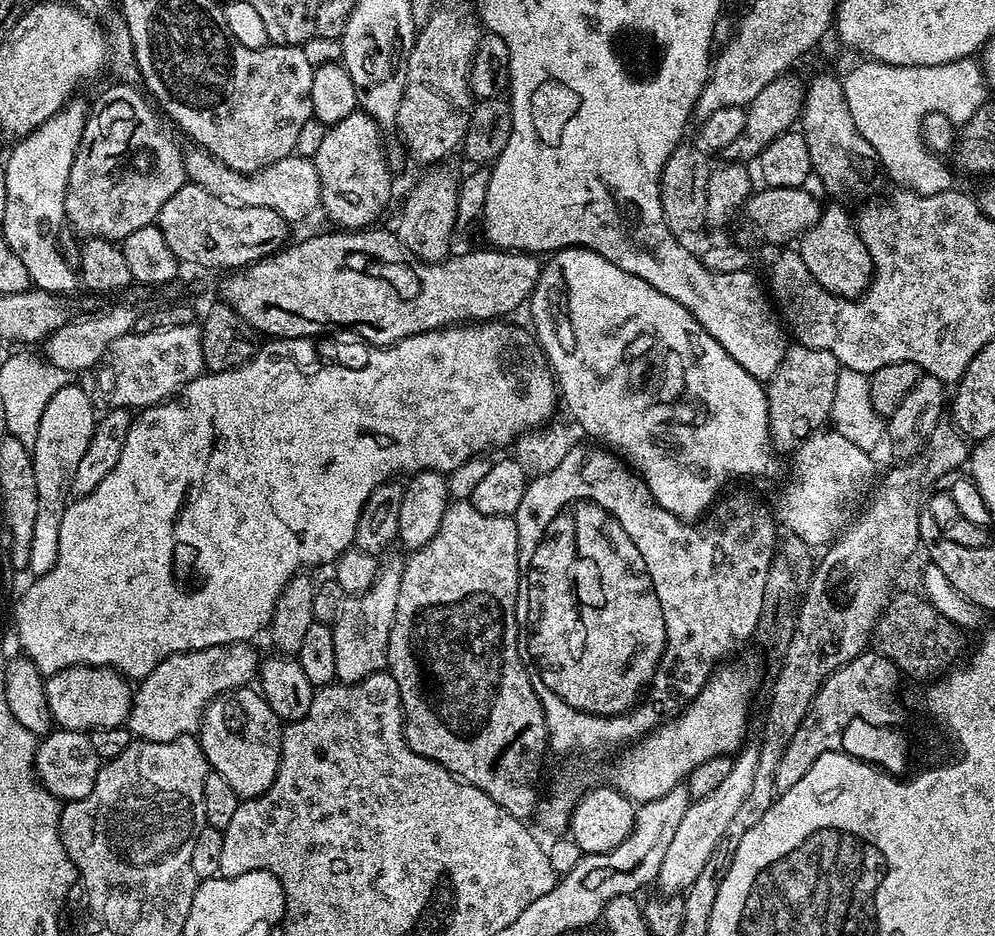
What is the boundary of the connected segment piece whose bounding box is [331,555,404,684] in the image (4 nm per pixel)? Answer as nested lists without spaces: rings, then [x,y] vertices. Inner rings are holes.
[[[389,555],[388,561],[379,565],[374,586],[366,590],[360,596],[349,596],[340,607],[340,612],[331,625],[334,634],[334,670],[336,680],[342,684],[357,684],[370,674],[383,672],[388,667],[388,643],[390,642],[390,630],[392,619],[398,610],[398,590],[402,586],[402,574],[404,573],[404,560],[401,557]]]

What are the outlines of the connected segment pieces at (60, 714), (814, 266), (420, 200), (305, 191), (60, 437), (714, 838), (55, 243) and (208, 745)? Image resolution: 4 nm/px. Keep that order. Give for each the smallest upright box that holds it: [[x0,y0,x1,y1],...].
[[44,666,134,733],[798,202,872,300],[394,166,460,263],[184,146,321,222],[27,384,98,578],[656,746,759,894],[2,98,90,294],[198,686,282,800]]

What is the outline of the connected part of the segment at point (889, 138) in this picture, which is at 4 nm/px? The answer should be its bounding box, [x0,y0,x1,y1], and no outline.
[842,62,977,196]

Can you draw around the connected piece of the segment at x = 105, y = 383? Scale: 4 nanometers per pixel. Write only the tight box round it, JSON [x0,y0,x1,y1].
[96,323,205,410]

